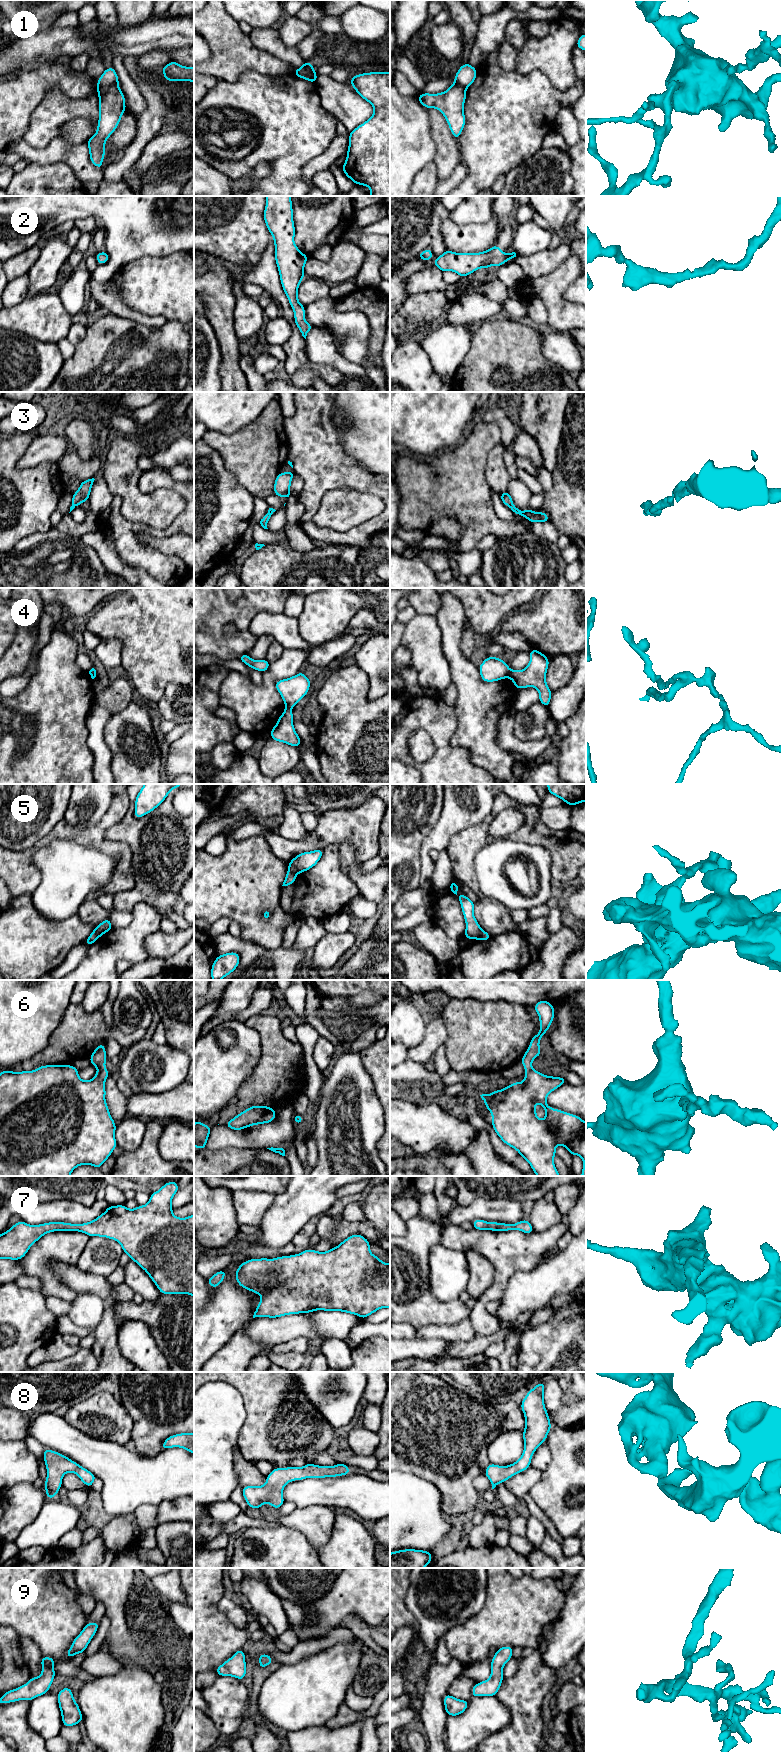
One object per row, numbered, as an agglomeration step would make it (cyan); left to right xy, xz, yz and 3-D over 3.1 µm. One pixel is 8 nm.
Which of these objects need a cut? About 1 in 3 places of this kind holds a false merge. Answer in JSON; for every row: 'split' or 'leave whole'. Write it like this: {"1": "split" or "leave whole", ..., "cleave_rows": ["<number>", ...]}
{"1": "split", "2": "leave whole", "3": "leave whole", "4": "split", "5": "split", "6": "leave whole", "7": "leave whole", "8": "leave whole", "9": "leave whole", "cleave_rows": ["1", "4", "5"]}

